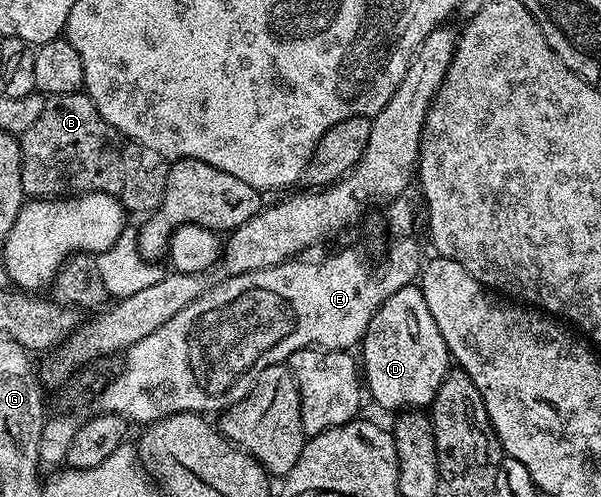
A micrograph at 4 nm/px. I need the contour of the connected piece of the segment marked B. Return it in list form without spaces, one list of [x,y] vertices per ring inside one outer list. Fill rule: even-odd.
[[[85,93],[52,95],[46,99],[40,117],[20,137],[22,144],[22,194],[26,197],[62,197],[67,193],[108,193],[118,195],[124,185],[123,140],[118,130],[96,109]]]

